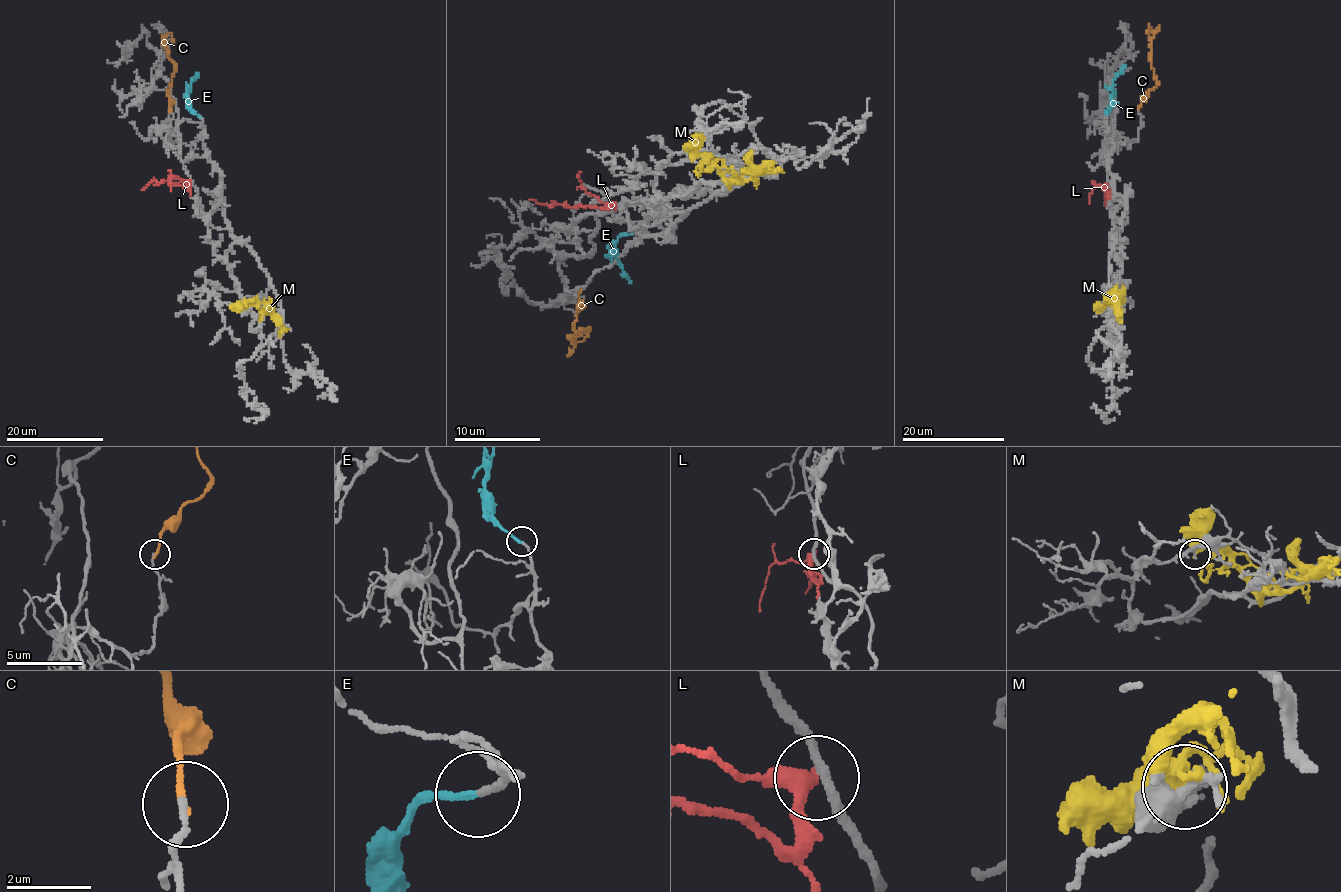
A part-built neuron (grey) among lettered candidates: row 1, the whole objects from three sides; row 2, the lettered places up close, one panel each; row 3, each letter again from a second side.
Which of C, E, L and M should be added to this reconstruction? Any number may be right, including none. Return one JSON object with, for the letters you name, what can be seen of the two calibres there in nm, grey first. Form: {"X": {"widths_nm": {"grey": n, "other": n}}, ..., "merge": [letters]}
{"E": {"widths_nm": {"grey": 150, "other": 170}}, "merge": ["E"]}

